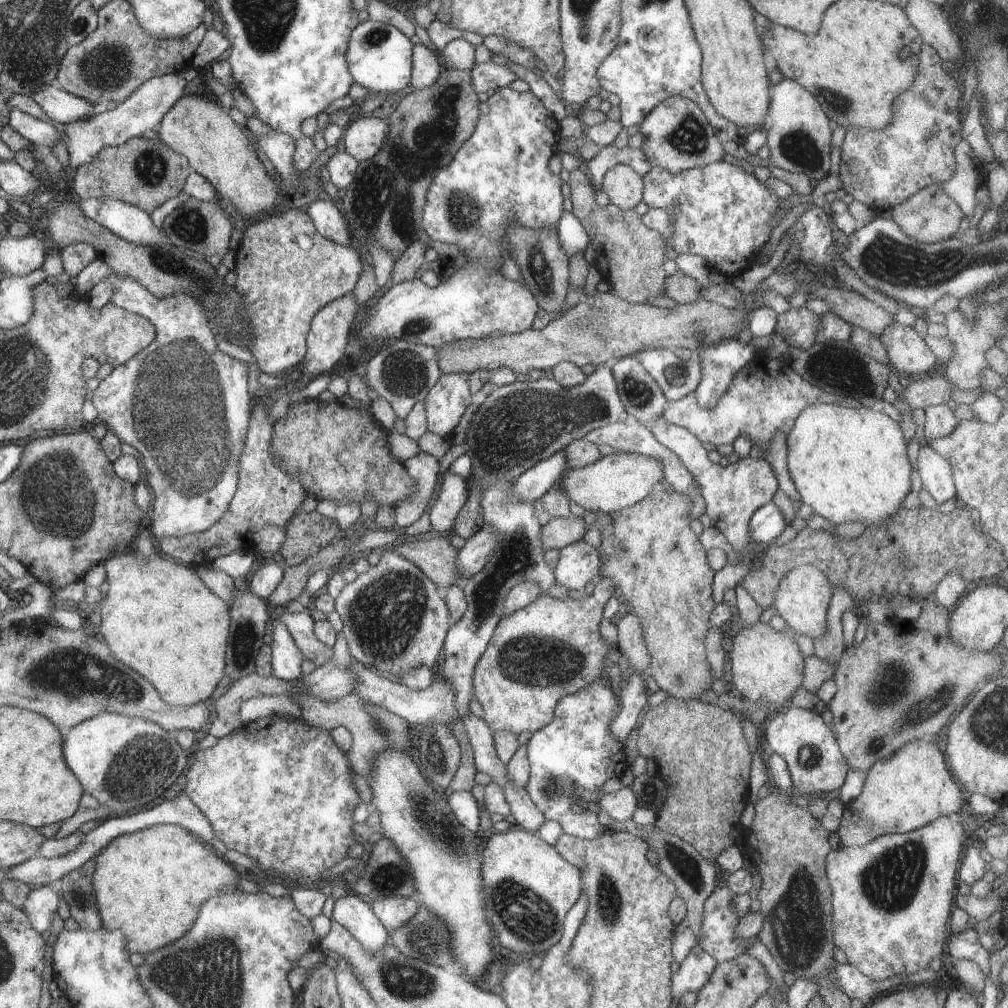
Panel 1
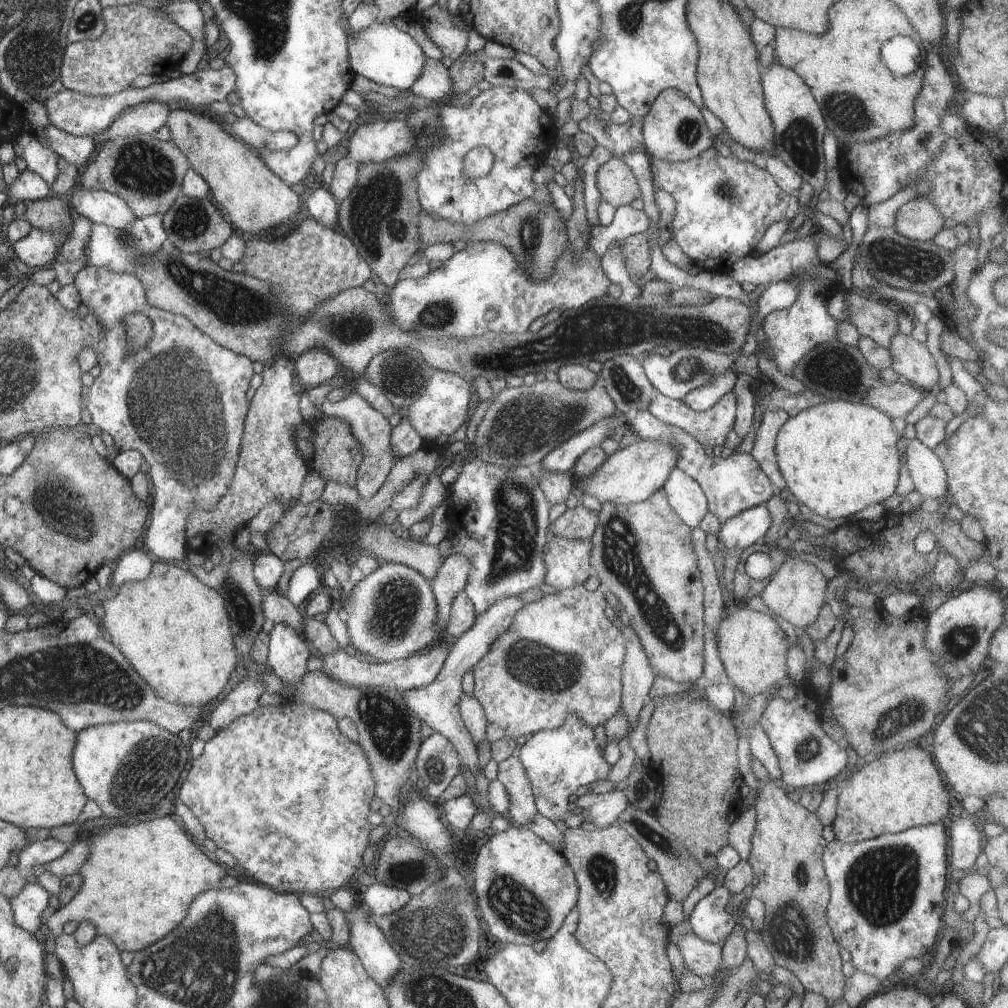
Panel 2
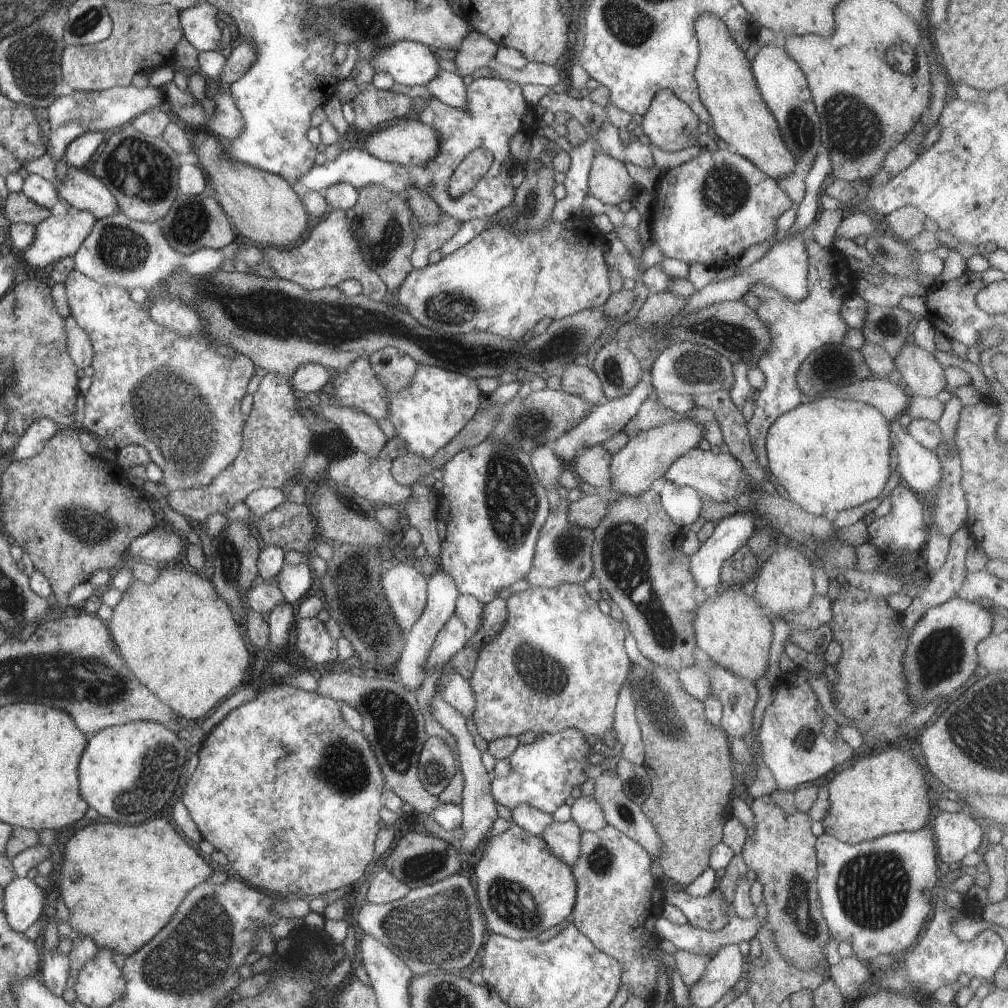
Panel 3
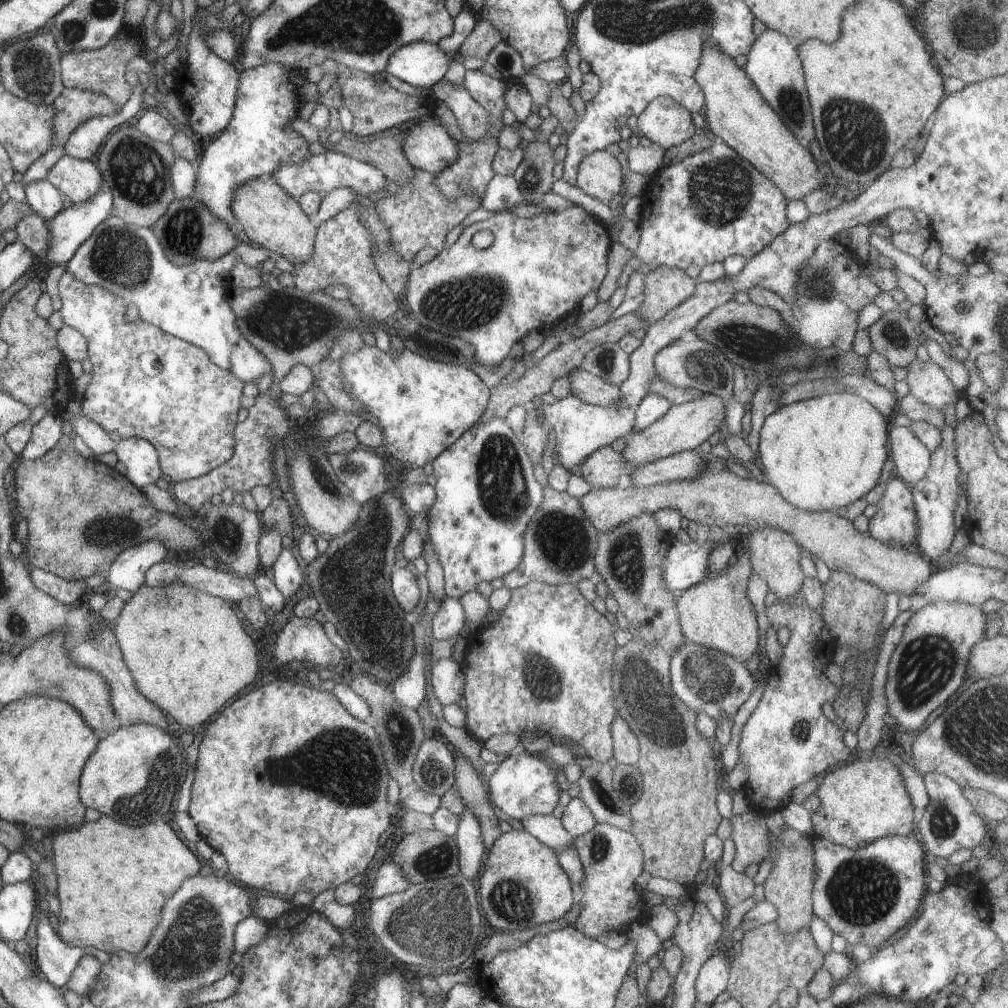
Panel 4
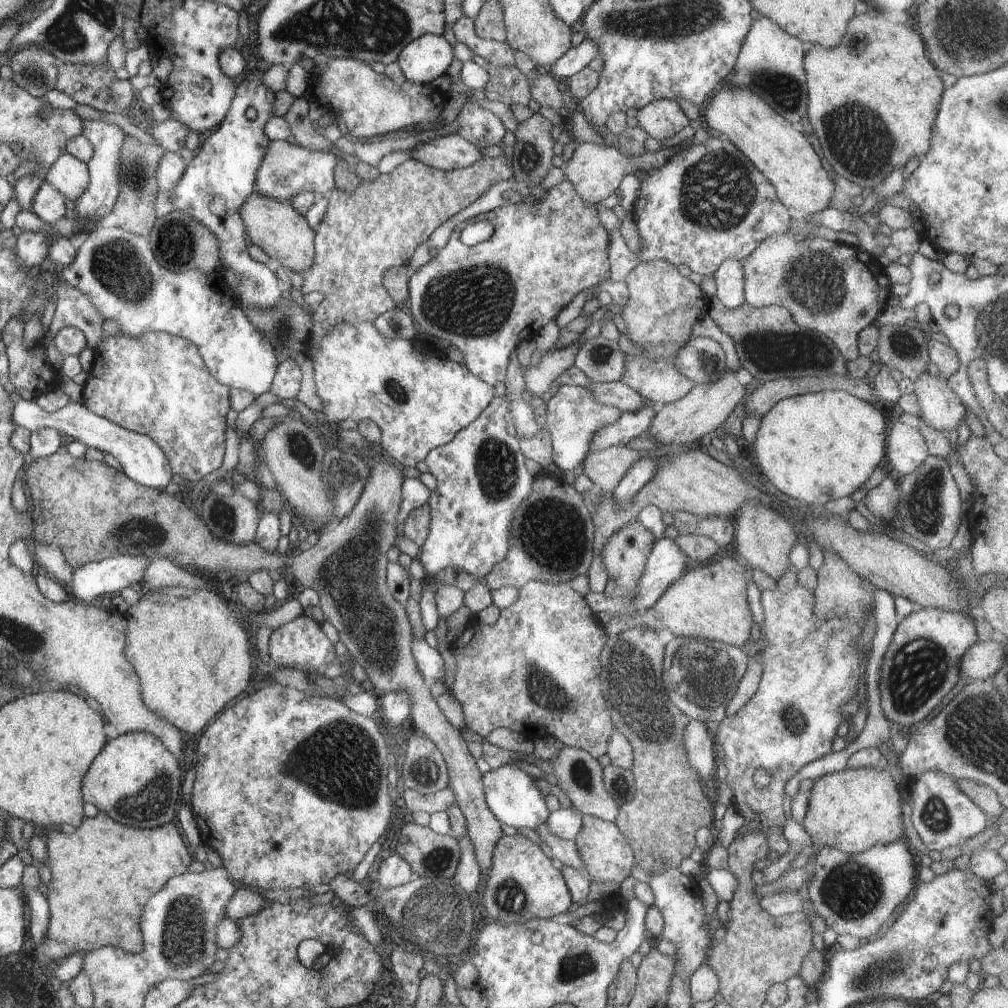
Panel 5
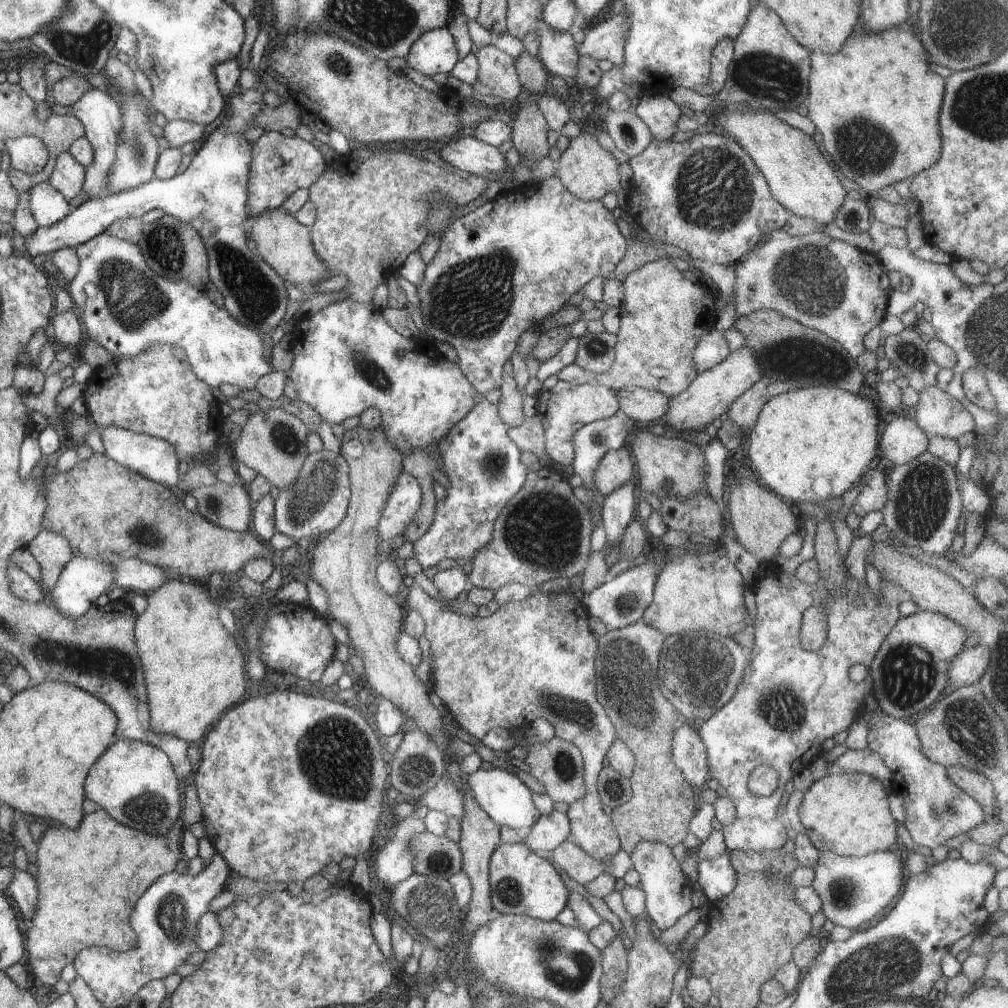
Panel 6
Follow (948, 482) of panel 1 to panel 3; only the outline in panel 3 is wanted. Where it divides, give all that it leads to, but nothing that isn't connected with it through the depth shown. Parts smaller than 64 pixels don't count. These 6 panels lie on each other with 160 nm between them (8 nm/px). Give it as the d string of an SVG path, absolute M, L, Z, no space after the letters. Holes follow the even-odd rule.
M906 429L892 430L893 448L898 454L897 471L902 483L919 497L926 496L941 482L941 464L934 451L925 449Z

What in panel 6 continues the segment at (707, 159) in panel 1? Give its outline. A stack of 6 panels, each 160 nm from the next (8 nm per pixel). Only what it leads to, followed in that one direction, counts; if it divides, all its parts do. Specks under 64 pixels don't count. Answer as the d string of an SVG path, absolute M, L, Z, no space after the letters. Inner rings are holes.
M641 96L635 102L634 114L646 123L653 138L668 141L678 131L678 119L682 116L682 110L669 96Z

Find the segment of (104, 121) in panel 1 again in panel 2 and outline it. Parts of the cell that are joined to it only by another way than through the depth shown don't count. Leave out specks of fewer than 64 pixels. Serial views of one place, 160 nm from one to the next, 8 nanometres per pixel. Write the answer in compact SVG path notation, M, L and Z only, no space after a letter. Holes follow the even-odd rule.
M150 101L124 111L106 131L94 135L96 142L106 142L118 137L138 134L155 134L167 121L168 105Z

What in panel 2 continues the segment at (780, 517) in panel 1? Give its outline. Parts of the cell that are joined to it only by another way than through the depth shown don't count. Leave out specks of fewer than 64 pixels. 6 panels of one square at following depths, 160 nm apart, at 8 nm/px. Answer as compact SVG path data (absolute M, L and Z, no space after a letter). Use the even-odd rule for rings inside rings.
M764 503L749 508L727 520L720 529L718 540L724 544L725 552L735 548L747 549L756 542L762 542L772 526L772 517Z

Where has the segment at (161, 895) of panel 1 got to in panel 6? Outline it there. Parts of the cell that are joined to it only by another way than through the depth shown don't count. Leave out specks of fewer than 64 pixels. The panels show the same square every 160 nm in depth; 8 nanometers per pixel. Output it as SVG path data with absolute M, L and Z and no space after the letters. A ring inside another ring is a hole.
M100 807L95 812L87 814L85 819L79 824L77 829L71 829L65 827L64 825L52 826L45 830L41 839L39 840L38 850L37 850L37 864L38 873L38 887L39 887L39 902L37 903L37 911L31 920L31 926L27 927L28 938L27 938L27 949L28 956L26 957L26 962L29 964L36 974L36 978L44 984L44 986L54 986L60 977L62 977L63 968L67 964L73 963L75 956L79 954L80 951L90 948L90 947L101 947L102 949L108 949L116 952L126 952L131 951L137 942L137 932L131 924L131 915L134 912L135 904L139 902L139 898L144 895L162 876L174 872L176 870L176 864L186 858L183 848L180 848L180 836L182 834L182 827L184 827L184 822L182 819L175 822L175 825L171 826L169 830L170 833L165 835L153 835L152 833L142 832L140 829L130 828L128 825L120 824L115 818L113 818L109 813L107 813L102 807Z

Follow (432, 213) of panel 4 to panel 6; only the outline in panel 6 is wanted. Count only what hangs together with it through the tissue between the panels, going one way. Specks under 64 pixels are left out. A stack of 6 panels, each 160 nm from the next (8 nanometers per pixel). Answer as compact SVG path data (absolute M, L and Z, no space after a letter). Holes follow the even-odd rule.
M386 149L374 150L368 160L347 159L338 162L336 171L327 172L308 189L309 200L317 208L316 220L312 227L312 240L324 264L329 268L329 276L344 274L348 278L343 290L348 300L372 305L376 289L386 278L399 272L399 268L411 252L424 242L429 233L427 219L431 214L433 195L439 193L452 207L464 206L476 200L488 187L489 180L473 175L471 172L447 169L427 159L420 160L416 155L396 150L387 154Z

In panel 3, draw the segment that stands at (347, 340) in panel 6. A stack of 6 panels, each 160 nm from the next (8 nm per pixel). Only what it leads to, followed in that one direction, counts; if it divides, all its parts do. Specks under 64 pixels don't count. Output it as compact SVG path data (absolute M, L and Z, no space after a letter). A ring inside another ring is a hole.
M418 365L415 377L402 392L395 393L387 391L389 400L389 420L395 426L395 436L405 440L408 453L431 457L443 446L446 446L478 412L482 402L483 392L478 389L476 379L447 371L443 368Z

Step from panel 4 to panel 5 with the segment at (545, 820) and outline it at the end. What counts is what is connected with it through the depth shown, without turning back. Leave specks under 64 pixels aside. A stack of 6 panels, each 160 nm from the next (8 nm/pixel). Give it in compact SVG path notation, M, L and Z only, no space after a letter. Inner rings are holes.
M542 823L537 831L541 836L542 846L546 846L544 850L546 850L548 856L551 856L552 859L560 860L560 862L573 869L584 870L585 864L582 862L582 857L575 841L569 841L551 833L546 823Z

